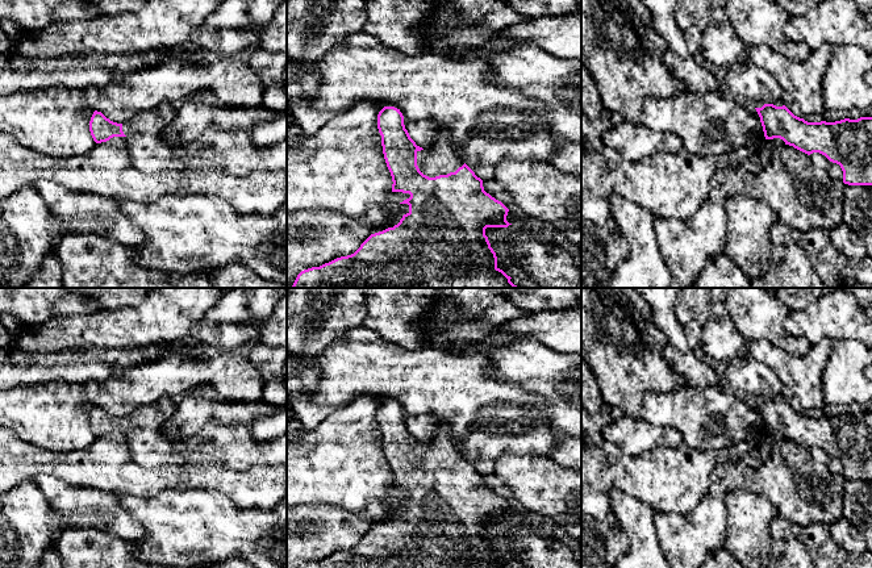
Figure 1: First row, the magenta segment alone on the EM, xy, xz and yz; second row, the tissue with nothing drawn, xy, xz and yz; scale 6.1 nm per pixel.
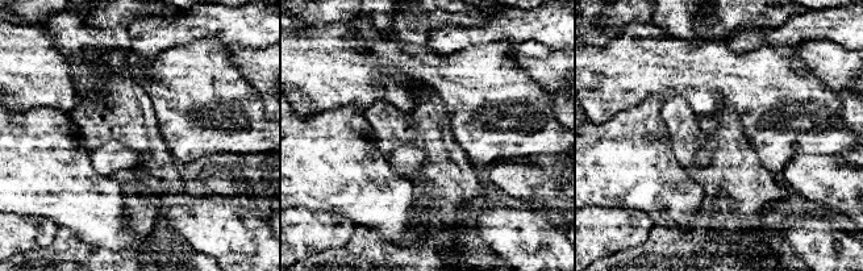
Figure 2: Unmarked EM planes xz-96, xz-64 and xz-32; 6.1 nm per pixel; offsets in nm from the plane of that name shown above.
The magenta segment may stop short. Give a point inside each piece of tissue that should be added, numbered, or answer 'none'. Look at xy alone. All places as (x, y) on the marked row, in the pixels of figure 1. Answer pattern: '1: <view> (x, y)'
1: xy (153, 121)

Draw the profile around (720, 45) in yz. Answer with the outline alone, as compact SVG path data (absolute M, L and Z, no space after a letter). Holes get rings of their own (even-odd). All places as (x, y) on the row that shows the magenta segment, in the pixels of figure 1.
M712 8L701 41L701 53L706 60L719 67L730 67L746 59L746 49L735 34L725 8Z

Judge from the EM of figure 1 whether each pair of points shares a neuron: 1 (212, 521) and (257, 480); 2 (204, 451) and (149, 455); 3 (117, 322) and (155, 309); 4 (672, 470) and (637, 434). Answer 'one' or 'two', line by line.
1: two
2: one
3: one
4: two

